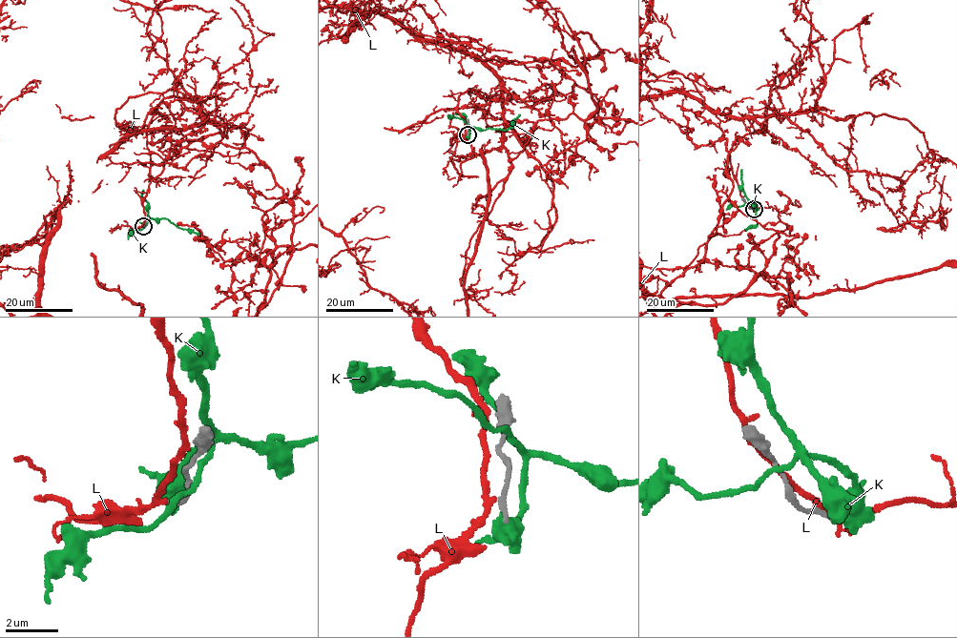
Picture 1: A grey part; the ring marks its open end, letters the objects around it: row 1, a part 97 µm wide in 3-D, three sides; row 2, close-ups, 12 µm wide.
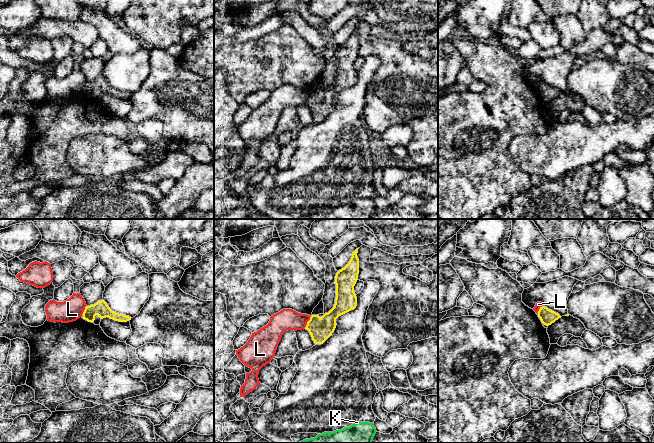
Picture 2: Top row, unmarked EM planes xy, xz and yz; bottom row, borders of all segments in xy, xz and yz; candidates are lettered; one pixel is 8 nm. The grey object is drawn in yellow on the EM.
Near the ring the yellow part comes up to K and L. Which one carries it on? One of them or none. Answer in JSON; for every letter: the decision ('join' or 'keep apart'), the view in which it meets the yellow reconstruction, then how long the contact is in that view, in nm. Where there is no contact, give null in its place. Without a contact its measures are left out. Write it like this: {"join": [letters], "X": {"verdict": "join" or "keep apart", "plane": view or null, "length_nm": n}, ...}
{"join": [], "K": {"verdict": "keep apart", "plane": null}, "L": {"verdict": "keep apart", "plane": "xz", "length_nm": 110}}

